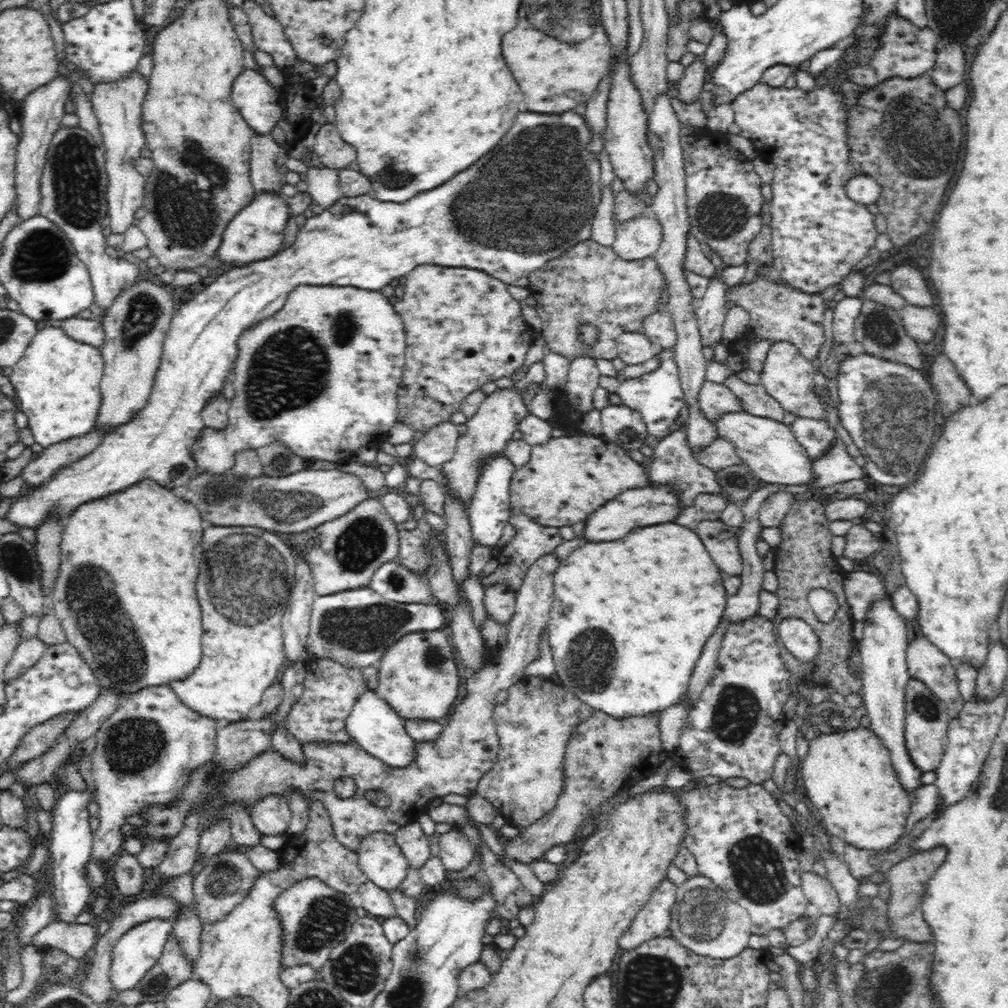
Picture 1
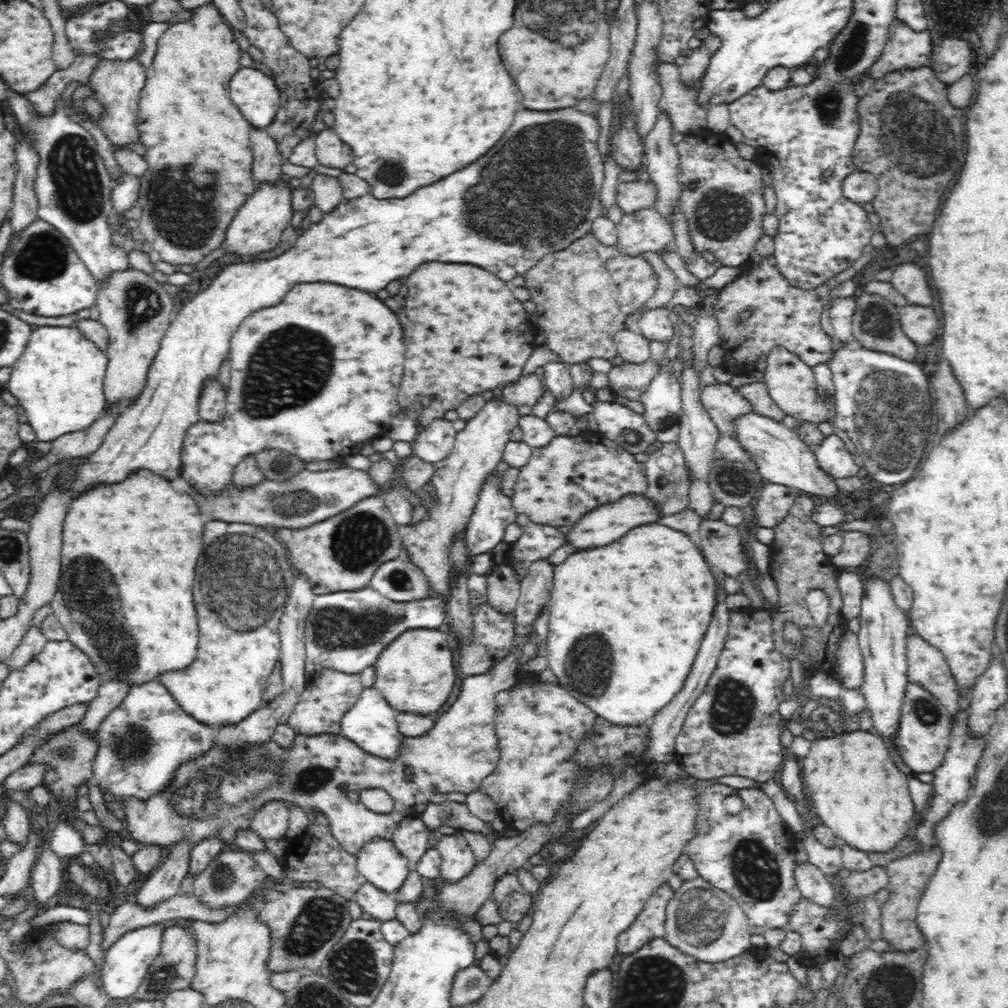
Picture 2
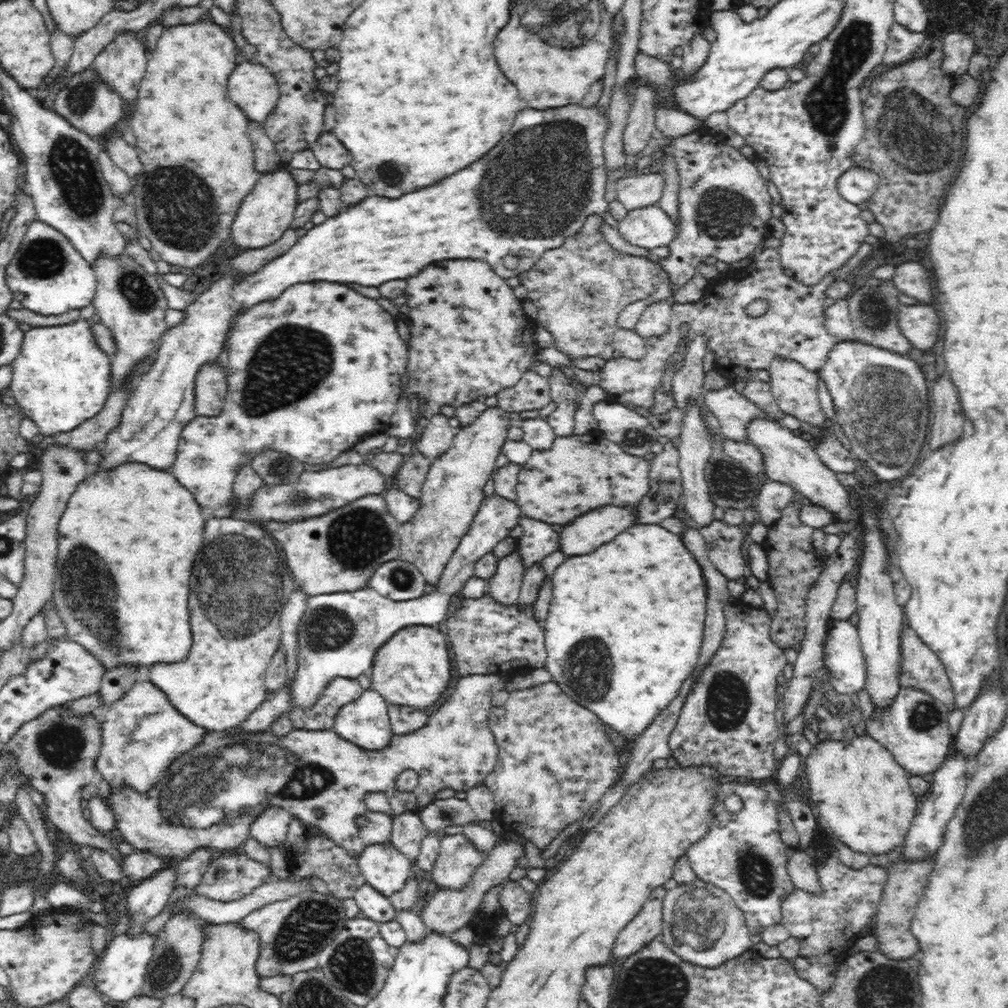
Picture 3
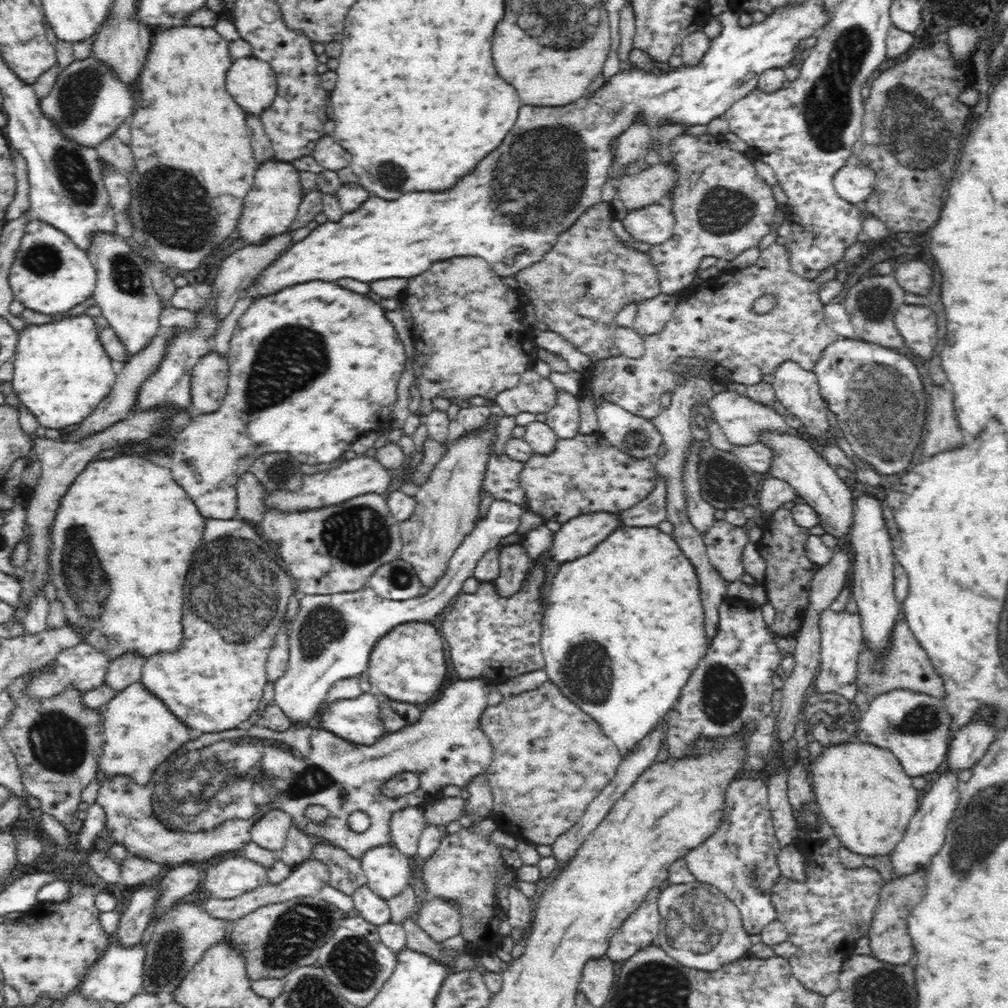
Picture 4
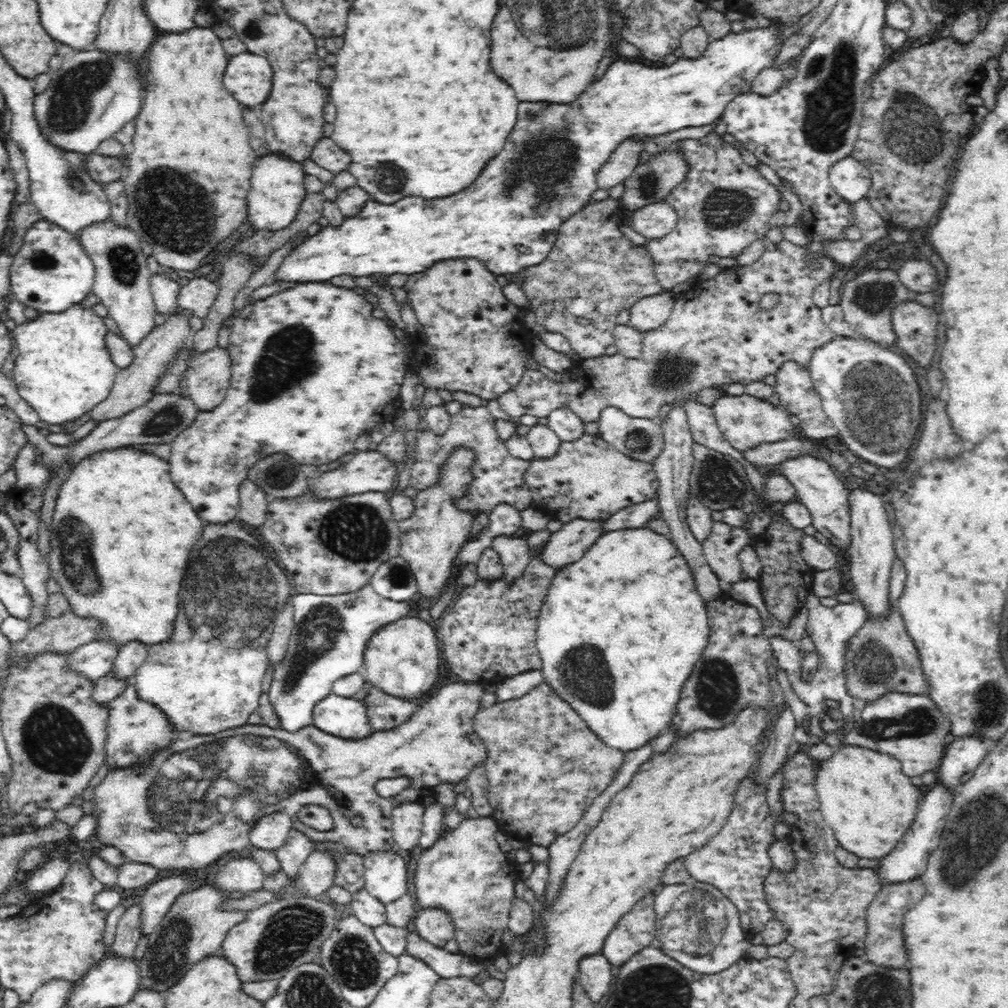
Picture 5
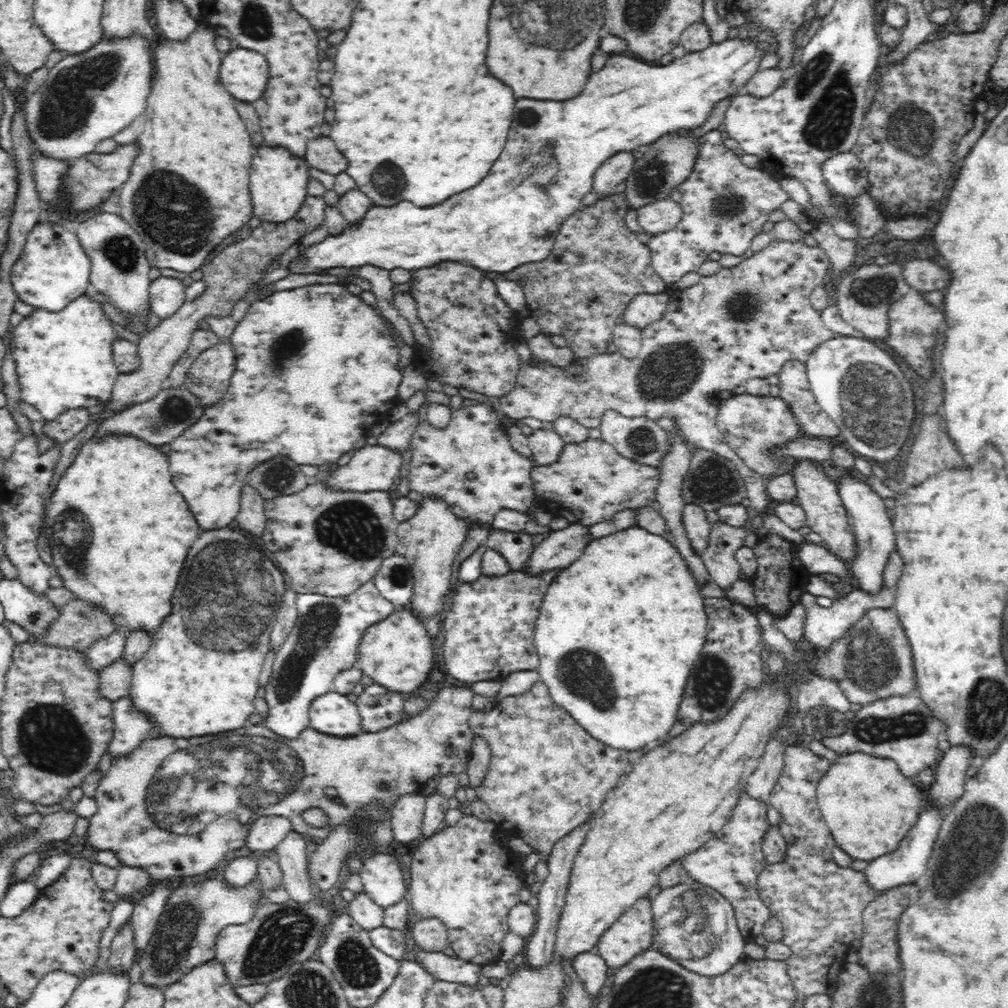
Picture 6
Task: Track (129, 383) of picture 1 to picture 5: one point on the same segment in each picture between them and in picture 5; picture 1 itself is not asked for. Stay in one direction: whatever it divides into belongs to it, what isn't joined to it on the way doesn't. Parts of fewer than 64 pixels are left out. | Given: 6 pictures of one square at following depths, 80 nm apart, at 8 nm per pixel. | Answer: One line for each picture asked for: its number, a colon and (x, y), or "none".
2: (136, 310)
3: (128, 299)
4: (124, 292)
5: (122, 276)

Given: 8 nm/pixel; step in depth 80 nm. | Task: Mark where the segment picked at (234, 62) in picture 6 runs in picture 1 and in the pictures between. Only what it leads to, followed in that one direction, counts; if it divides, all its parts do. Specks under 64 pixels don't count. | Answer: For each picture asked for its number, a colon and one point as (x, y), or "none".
1: (261, 106)
2: (258, 99)
3: (255, 90)
4: (252, 82)
5: (248, 77)

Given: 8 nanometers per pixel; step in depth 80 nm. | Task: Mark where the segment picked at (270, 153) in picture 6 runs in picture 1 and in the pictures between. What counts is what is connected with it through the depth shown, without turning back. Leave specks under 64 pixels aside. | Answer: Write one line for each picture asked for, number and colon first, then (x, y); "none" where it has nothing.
1: (256, 233)
2: (257, 227)
3: (268, 210)
4: (272, 204)
5: (277, 192)

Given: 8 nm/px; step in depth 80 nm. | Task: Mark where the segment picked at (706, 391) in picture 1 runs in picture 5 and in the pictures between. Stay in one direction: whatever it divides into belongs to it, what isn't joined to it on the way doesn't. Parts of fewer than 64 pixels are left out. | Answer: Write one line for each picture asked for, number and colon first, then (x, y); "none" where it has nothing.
2: (723, 403)
3: (733, 410)
4: (743, 420)
5: (745, 421)

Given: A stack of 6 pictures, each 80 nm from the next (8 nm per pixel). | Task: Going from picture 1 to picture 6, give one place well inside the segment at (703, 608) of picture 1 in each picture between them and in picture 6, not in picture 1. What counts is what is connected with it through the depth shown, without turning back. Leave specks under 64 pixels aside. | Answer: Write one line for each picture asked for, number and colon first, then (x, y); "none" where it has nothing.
2: (647, 599)
3: (637, 605)
4: (633, 604)
5: (631, 604)
6: (629, 609)

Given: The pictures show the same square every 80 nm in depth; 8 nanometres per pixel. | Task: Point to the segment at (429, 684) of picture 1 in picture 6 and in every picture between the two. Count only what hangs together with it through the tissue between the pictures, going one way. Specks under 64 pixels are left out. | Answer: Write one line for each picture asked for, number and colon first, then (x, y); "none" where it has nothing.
2: (415, 673)
3: (412, 668)
4: (408, 665)
5: (402, 659)
6: (397, 653)

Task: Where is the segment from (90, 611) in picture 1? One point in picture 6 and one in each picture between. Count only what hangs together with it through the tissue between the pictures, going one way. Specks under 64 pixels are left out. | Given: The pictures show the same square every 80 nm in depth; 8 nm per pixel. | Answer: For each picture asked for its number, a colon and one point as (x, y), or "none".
2: (135, 624)
3: (146, 527)
4: (124, 594)
5: (122, 531)
6: (119, 529)

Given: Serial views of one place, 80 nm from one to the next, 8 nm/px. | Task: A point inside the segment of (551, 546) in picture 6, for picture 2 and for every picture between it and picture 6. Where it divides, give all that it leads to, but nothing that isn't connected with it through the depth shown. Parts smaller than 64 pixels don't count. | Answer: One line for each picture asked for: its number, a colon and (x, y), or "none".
2: (603, 525)
3: (584, 534)
4: (577, 537)
5: (568, 544)

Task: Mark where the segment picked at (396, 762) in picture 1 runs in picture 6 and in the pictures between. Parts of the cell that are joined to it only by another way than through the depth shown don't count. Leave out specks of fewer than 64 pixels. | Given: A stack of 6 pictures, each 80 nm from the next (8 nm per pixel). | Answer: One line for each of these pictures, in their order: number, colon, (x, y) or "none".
2: (370, 722)
3: (365, 722)
4: (357, 720)
5: (345, 717)
6: (334, 714)

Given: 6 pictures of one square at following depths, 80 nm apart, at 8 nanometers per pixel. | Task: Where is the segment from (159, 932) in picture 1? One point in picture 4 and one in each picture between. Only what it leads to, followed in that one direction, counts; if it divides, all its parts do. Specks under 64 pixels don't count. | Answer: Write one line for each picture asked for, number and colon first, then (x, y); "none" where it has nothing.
2: (126, 964)
3: (120, 973)
4: (117, 976)

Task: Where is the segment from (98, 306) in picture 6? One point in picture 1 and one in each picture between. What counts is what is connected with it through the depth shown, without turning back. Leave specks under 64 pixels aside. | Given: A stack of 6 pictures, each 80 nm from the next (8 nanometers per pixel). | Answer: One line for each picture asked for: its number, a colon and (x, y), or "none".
1: (57, 381)
2: (59, 379)
3: (61, 378)
4: (61, 373)
5: (63, 369)

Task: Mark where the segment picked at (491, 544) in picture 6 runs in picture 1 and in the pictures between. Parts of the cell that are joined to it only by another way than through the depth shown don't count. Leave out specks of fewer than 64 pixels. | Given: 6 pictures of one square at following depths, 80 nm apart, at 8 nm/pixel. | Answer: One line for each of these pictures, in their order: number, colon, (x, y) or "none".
1: (499, 601)
2: (503, 585)
3: (505, 586)
4: (514, 563)
5: (515, 553)

